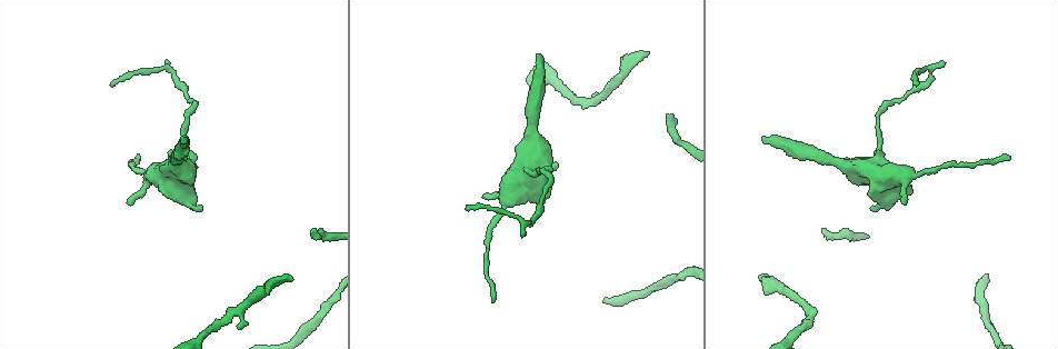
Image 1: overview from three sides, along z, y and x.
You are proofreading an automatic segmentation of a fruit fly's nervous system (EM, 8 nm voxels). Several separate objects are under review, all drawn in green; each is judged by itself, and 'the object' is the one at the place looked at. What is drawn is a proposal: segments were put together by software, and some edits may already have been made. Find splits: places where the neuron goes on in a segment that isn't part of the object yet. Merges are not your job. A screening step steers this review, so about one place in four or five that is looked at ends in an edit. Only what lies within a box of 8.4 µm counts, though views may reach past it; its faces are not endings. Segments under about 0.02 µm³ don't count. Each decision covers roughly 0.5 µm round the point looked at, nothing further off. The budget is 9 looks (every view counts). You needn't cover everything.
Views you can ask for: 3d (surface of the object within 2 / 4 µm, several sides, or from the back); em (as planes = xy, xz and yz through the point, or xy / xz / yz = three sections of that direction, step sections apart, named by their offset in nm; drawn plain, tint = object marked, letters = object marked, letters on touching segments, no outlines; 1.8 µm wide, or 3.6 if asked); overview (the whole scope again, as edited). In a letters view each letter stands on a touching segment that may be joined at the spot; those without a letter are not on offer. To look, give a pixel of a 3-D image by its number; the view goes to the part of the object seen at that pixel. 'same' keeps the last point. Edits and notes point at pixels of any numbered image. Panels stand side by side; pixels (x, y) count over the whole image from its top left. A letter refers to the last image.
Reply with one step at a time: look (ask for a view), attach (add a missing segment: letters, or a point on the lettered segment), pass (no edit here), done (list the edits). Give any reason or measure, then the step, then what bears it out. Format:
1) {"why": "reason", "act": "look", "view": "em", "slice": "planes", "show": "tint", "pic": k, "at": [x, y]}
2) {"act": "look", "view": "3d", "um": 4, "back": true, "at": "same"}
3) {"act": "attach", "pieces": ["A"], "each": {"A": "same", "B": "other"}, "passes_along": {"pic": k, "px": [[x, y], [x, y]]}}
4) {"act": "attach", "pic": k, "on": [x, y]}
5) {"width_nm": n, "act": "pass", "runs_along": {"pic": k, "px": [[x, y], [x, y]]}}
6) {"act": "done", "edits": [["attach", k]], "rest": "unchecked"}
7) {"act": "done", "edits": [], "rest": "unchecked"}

{"why": "thin end", "act": "look", "view": "3d", "um": 4, "pic": 1, "at": [917, 82]}

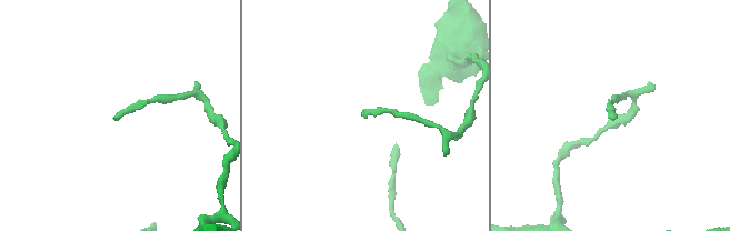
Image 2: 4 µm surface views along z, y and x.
{"act": "look", "view": "em", "slice": "planes", "show": "letters", "pic": 2, "at": [615, 114]}

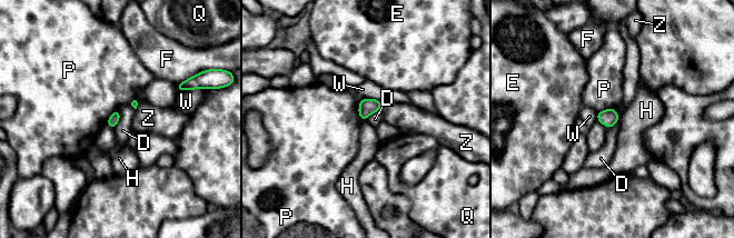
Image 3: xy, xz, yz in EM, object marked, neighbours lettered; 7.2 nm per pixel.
{"act": "pass", "each": {"D": "other", "E": "other", "F": "other", "H": "other", "P": "other", "Q": "other", "W": "other", "Z": "other"}, "border": {"pic": 3, "px": [[616, 109], [618, 120], [609, 129]]}, "found": "none of them fits"}

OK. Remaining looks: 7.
{"act": "look", "view": "3d", "um": 4, "pic": 1, "at": [178, 180]}

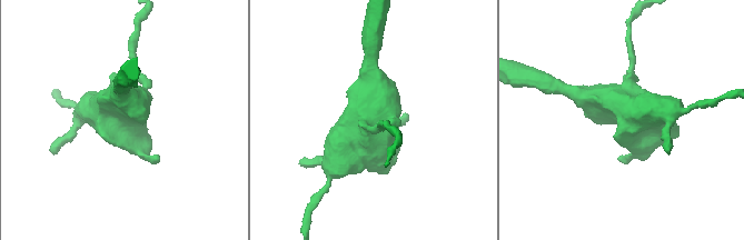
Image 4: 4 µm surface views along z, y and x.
{"why": "shape alone is not enough", "act": "look", "view": "em", "um": 3.6, "slice": "planes", "show": "letters", "pic": 4, "at": [377, 133]}

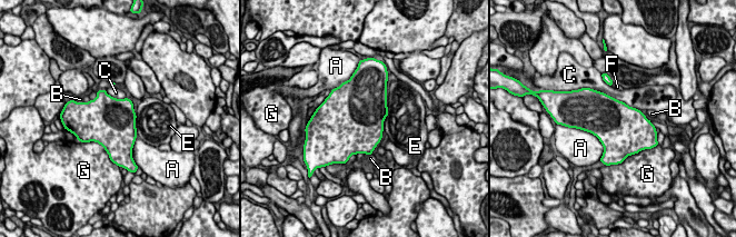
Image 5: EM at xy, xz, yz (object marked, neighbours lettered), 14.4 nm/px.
{"act": "pass", "each": {"A": "other", "B": "other", "C": "other", "E": "other", "F": "other", "G": "other"}, "border": {"pic": 5, "px": [[592, 88], [622, 100], [640, 111]]}, "found": "none of them fits"}

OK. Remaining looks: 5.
{"why": "an open end", "act": "look", "view": "em", "slice": "planes", "show": "letters", "pic": 1, "at": [761, 140]}

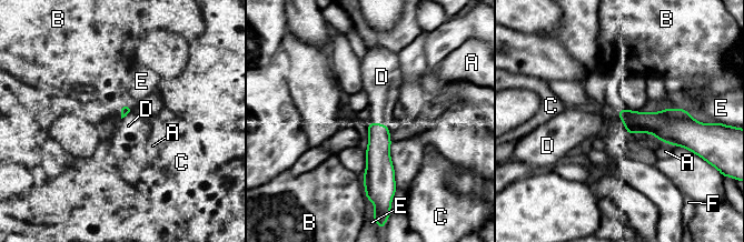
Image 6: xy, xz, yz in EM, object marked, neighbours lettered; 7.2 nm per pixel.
{"act": "attach", "pieces": ["D"], "each": {"A": "other", "B": "other", "C": "other", "D": "same", "E": "other", "F": "other"}, "found": "it goes on there"}

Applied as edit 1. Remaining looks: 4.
{"why": "see it whole again", "act": "look", "view": "overview"}

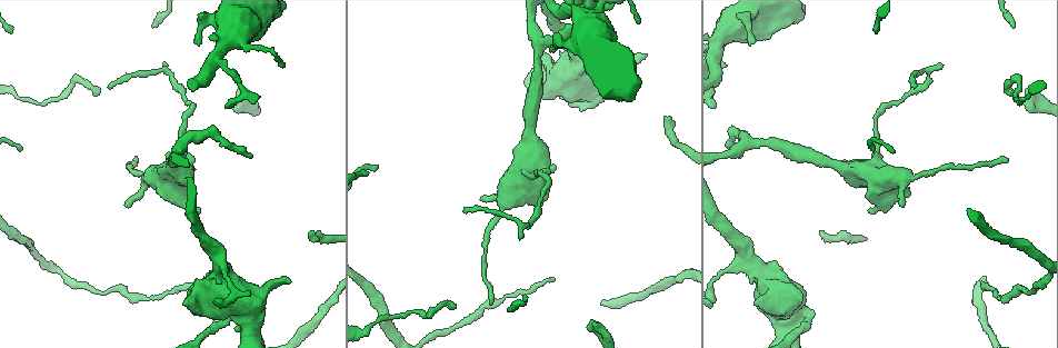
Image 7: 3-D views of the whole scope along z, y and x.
{"why": "tapers out", "act": "look", "view": "3d", "um": 2, "pic": 7, "at": [740, 157]}

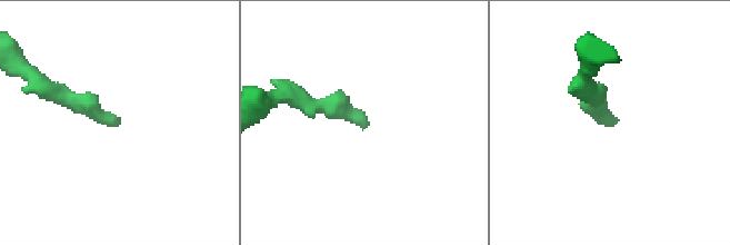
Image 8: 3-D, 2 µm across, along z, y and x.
{"act": "look", "view": "em", "slice": "planes", "show": "letters", "pic": 8, "at": [613, 121]}

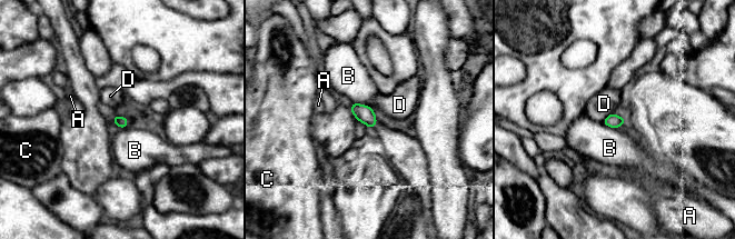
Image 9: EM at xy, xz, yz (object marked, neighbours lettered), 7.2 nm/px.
{"act": "pass", "each": {"A": "other", "B": "other", "C": "other", "D": "other"}, "border": {"pic": 9, "px": [[353, 101], [369, 107]]}, "found": "no lettered segment goes on from it"}

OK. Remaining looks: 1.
{"act": "done", "edits": [["attach", 6]], "rest": "unchecked"}

